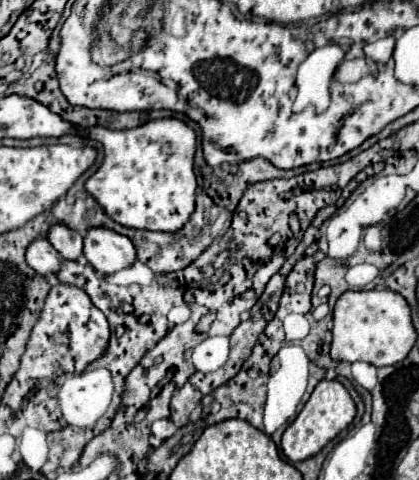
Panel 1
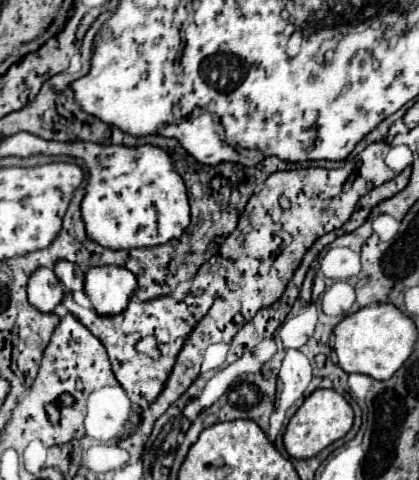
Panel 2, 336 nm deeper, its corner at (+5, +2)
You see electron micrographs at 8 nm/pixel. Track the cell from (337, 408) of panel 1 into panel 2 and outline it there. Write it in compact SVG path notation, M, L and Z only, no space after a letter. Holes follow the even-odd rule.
M316 389L310 397L306 397L302 407L290 419L284 433L284 447L290 457L310 459L328 445L332 445L334 441L342 439L352 429L352 423L354 423L354 411L340 393L336 393L334 389Z

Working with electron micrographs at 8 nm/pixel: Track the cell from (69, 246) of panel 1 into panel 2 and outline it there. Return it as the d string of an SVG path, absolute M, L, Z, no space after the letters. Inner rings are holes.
M58 261L56 267L54 267L54 273L60 279L60 283L66 287L68 293L84 289L84 279L80 279L82 277L82 269L76 263Z

